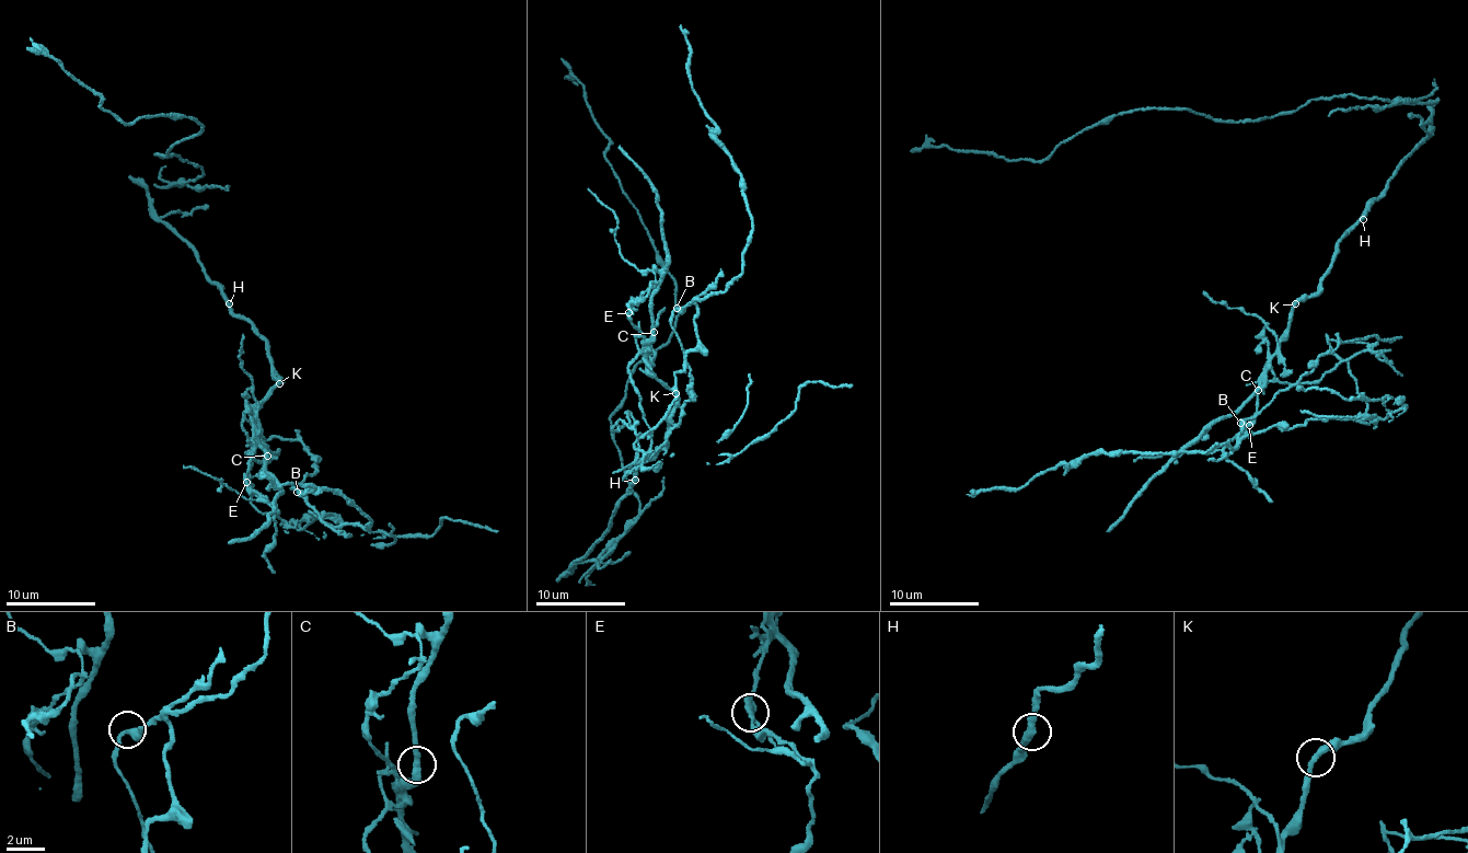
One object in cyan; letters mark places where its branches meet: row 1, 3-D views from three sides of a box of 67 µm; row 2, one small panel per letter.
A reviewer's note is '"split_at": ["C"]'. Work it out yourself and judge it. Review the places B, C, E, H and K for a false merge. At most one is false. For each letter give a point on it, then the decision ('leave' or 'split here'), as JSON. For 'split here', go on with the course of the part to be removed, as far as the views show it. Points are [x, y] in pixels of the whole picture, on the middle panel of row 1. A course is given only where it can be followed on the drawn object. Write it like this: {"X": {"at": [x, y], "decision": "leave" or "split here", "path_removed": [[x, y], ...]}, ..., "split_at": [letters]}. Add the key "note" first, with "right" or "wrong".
{"note": "right", "B": {"at": [677, 308], "decision": "leave"}, "C": {"at": [654, 332], "decision": "split here", "path_removed": [[652, 333], [648, 306], [668, 260], [659, 206], [648, 177], [620, 145]]}, "E": {"at": [628, 312], "decision": "leave"}, "H": {"at": [635, 480], "decision": "leave"}, "K": {"at": [675, 393], "decision": "leave"}, "split_at": ["C"]}

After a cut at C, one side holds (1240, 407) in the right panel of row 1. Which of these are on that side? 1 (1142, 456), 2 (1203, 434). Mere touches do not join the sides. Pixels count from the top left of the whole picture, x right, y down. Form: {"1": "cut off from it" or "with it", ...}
{"1": "cut off from it", "2": "with it"}

